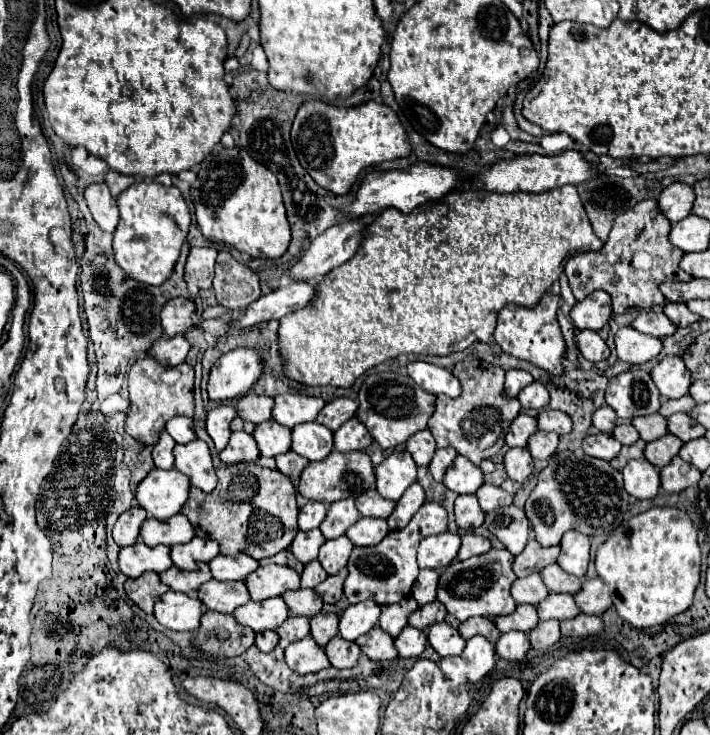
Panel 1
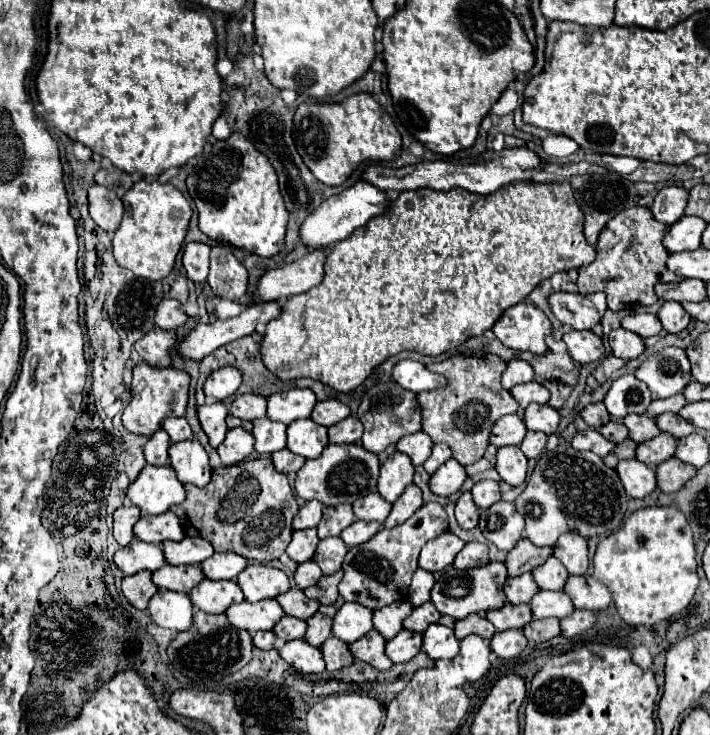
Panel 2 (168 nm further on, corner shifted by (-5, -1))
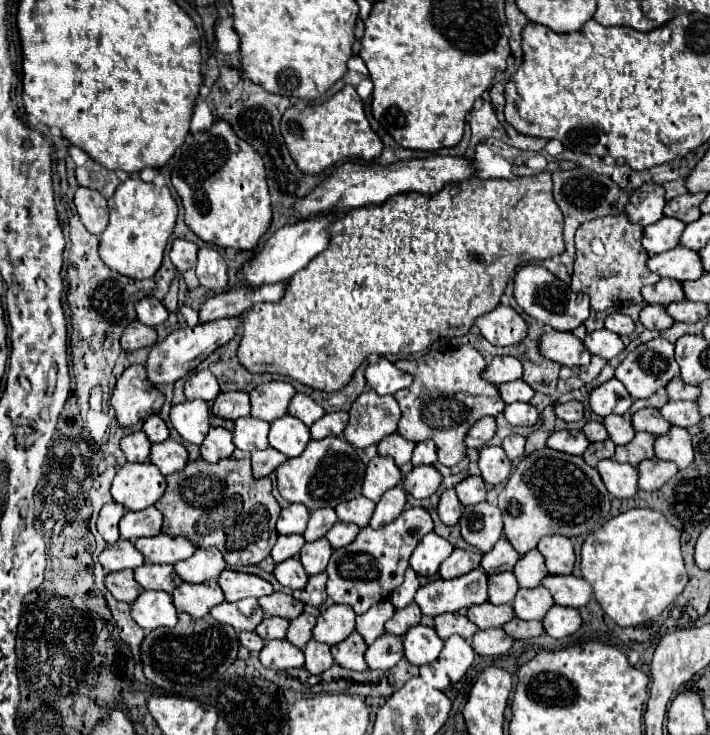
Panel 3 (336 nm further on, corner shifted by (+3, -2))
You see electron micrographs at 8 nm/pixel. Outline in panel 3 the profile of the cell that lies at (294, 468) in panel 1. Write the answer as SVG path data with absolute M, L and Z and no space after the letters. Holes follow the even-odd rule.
M268 447L264 451L254 451L250 455L250 461L252 461L252 473L256 479L262 479L266 475L270 475L278 465L282 465L288 457L282 455L280 451Z

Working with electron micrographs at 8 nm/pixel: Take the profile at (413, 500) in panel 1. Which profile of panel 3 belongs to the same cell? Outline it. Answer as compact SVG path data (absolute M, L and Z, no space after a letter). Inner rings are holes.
M400 485L392 487L390 491L386 491L382 495L382 499L376 503L376 509L374 509L374 515L370 519L370 527L372 529L378 529L390 521L394 521L402 511L404 511L404 505L406 505L406 493Z

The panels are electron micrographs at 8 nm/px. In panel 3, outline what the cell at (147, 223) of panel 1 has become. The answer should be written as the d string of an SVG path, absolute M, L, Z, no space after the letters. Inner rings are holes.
M128 177L116 189L116 193L108 199L110 223L106 231L100 235L100 257L102 261L132 279L148 279L152 277L164 257L164 249L170 233L176 223L176 201L170 195L170 189L158 187L154 183L146 183L140 177Z

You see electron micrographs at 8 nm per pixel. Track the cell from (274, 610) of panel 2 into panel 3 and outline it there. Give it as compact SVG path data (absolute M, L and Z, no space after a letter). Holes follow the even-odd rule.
M242 599L238 603L224 601L212 607L210 615L220 623L232 625L236 631L254 631L254 625L264 617L256 599Z

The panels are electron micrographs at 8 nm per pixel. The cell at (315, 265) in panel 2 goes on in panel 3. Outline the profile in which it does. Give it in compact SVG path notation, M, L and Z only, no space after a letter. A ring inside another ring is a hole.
M286 283L280 285L264 285L264 287L234 287L226 293L218 293L210 299L206 299L200 309L200 323L208 323L214 319L222 319L222 317L238 317L242 313L246 313L254 303L274 303L278 299L282 299L282 291L284 291Z

